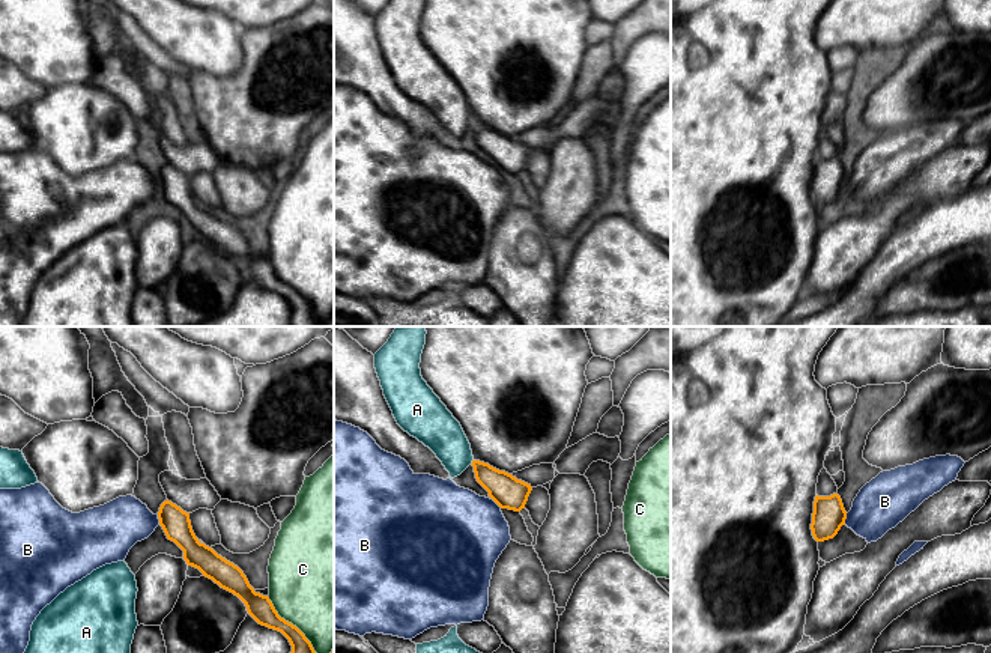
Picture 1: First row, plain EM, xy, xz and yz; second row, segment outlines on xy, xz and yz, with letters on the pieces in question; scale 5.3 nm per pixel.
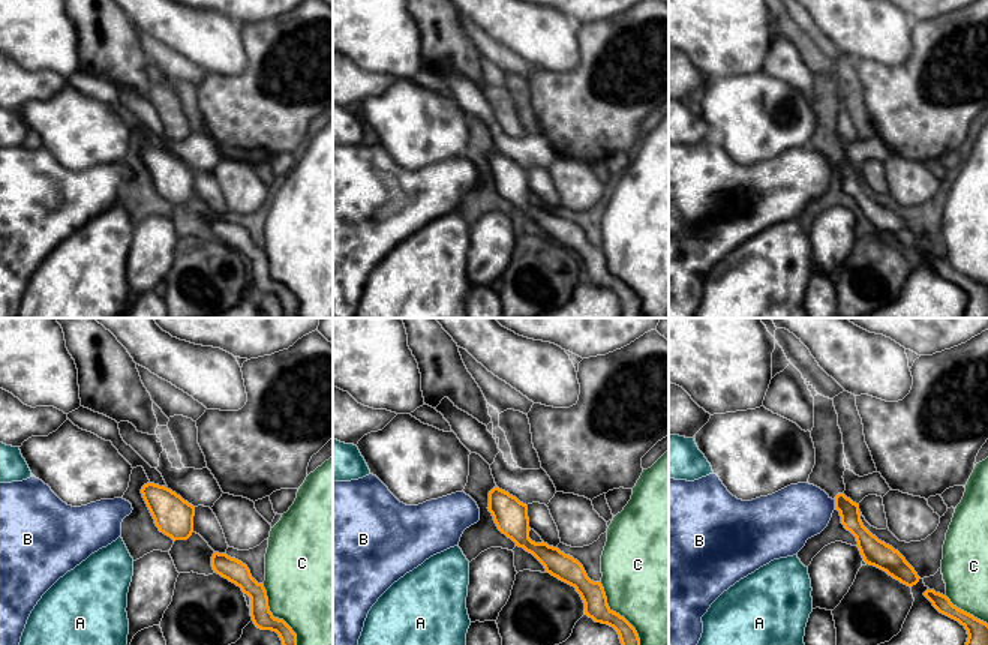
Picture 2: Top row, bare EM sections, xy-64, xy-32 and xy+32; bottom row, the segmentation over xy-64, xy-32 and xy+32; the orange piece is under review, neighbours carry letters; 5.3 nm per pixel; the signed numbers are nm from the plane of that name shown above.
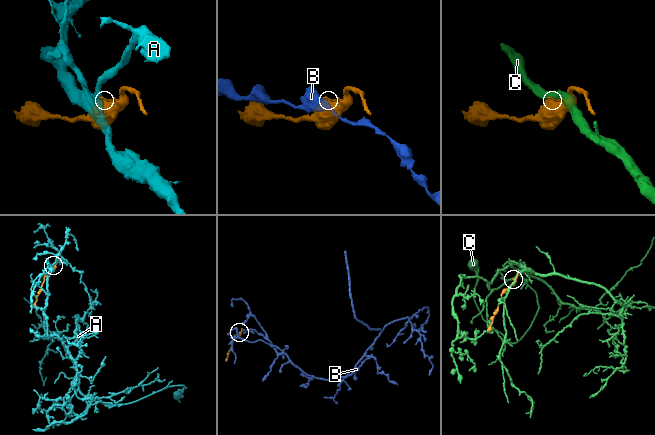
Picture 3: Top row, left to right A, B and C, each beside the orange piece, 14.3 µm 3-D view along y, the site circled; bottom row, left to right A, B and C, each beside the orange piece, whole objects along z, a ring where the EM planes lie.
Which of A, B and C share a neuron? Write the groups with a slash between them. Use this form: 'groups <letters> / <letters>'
groups A / B / C

